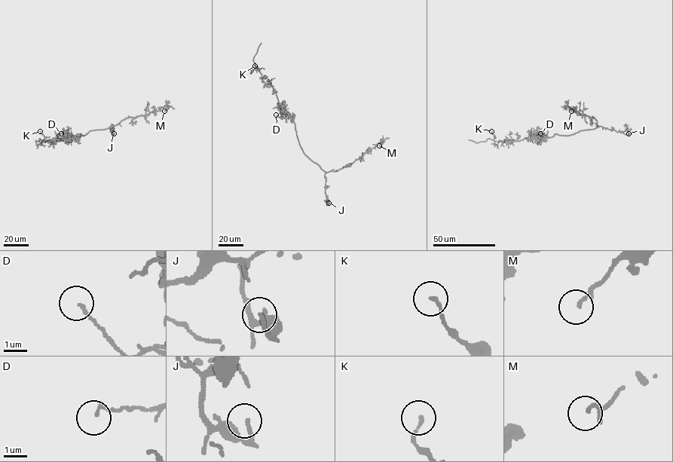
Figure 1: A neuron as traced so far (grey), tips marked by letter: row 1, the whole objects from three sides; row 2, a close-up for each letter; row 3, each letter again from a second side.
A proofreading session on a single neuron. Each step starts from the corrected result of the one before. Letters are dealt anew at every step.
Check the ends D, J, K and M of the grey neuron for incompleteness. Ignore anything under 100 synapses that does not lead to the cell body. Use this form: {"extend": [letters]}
{"extend": []}

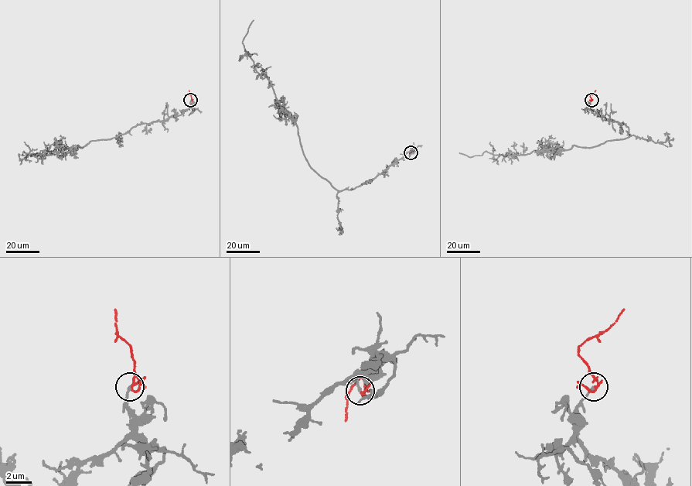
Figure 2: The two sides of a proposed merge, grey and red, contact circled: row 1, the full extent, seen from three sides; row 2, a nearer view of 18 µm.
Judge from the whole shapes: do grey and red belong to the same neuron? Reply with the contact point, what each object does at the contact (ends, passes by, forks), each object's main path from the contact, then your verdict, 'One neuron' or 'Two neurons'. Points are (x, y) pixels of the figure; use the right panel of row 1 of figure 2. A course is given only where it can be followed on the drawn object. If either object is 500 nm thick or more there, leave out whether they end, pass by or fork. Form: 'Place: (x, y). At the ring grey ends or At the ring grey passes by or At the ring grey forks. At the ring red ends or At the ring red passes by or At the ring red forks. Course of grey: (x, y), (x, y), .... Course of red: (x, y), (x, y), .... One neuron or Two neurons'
Place: (591, 100). At the ring grey ends. At the ring red passes by. Course of grey: (591, 100), (589, 107), (601, 117), (628, 128), (628, 137), (550, 152), (459, 152). Course of red: (591, 100), (589, 95), (595, 90). Two neurons

